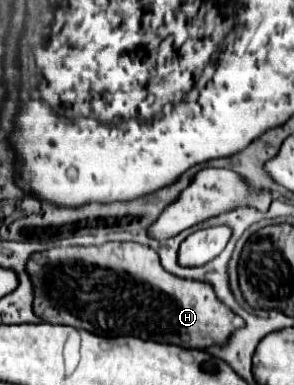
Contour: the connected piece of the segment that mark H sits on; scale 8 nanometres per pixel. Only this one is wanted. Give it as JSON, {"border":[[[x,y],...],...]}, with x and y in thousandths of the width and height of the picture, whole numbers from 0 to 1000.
{"border":[[[357,629],[357,634],[337,634],[337,639],[235,639],[235,644],[180,644],[180,649],[153,649],[153,655],[126,655],[112,660],[99,675],[92,675],[92,712],[105,722],[105,738],[112,738],[112,810],[119,821],[133,821],[146,836],[167,836],[167,842],[228,842],[228,847],[248,847],[248,852],[282,852],[310,868],[330,868],[330,873],[466,873],[480,883],[527,883],[527,888],[554,888],[554,894],[609,894],[609,899],[629,899],[629,904],[677,904],[677,909],[697,909],[697,904],[718,904],[718,899],[765,899],[786,878],[786,868],[813,852],[833,847],[827,826],[806,821],[799,810],[786,810],[731,764],[724,743],[711,732],[677,732],[677,727],[650,727],[650,722],[609,722],[582,706],[568,706],[548,681],[541,681],[541,660],[493,639],[493,634],[466,634],[466,629]]]}

